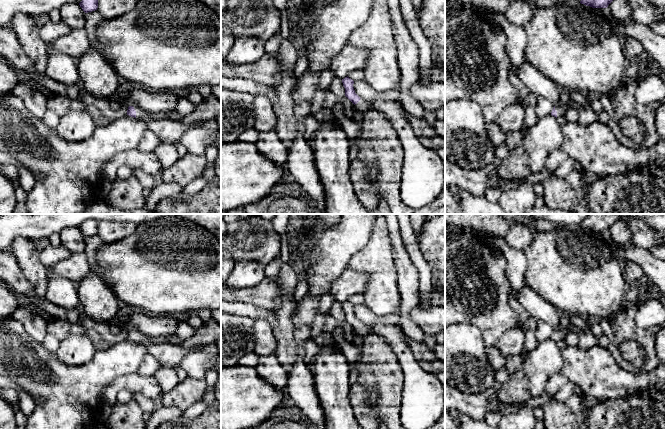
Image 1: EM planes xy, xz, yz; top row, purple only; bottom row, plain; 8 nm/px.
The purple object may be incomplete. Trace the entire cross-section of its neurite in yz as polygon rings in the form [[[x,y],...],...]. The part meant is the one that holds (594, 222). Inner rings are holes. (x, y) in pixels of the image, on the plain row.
[[[590,214],[580,225],[592,232],[607,232],[620,219],[620,214]]]

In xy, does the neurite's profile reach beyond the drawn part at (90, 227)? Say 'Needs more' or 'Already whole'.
Already whole

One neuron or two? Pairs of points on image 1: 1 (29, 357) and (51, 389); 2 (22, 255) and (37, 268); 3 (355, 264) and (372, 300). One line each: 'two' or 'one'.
1: one
2: one
3: one

